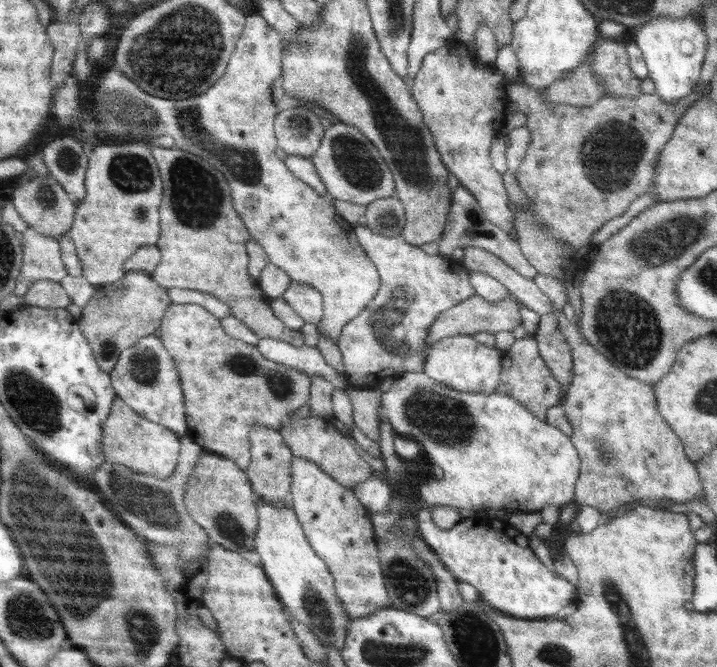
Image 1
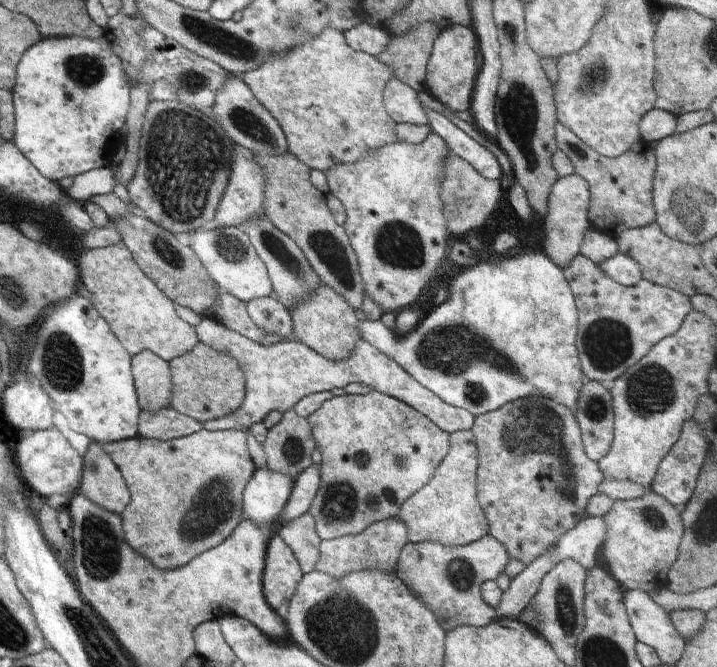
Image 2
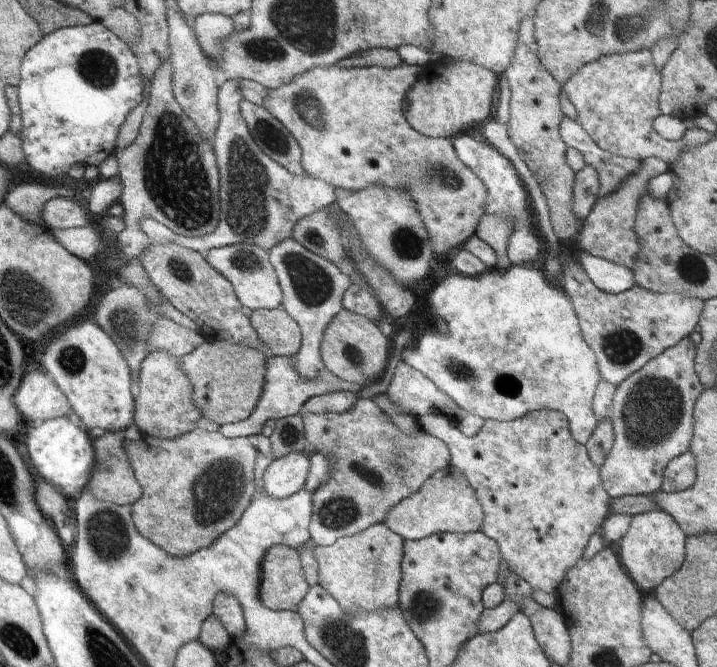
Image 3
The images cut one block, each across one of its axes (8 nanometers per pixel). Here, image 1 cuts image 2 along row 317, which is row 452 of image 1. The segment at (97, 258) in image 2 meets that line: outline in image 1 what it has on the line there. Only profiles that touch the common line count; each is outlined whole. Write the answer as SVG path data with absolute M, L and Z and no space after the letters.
M116 396L102 427L102 452L104 452L106 462L130 467L132 471L140 475L166 479L174 473L178 453L180 453L180 437L168 430L166 426L150 422L134 412L121 398Z

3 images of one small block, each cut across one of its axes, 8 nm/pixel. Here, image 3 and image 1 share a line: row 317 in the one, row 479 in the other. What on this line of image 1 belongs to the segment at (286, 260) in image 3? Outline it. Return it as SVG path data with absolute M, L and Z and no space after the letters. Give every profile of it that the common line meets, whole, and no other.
M297 456L292 457L290 479L292 483L292 485L290 485L289 491L290 505L292 509L296 511L296 516L300 521L304 535L308 539L310 546L312 546L312 550L314 550L314 552L316 552L316 554L318 554L318 556L324 560L326 568L328 568L330 574L332 574L332 578L334 578L334 590L336 590L335 596L339 599L342 608L346 610L348 618L366 618L366 614L374 614L374 612L378 612L378 610L384 610L386 606L391 606L388 592L386 590L386 584L384 582L384 576L382 576L381 566L378 562L377 541L375 535L373 534L372 524L370 522L366 507L359 501L353 492L347 488L347 486L336 482L334 478L331 478L328 474L324 473L314 462L310 462L305 458L300 458Z

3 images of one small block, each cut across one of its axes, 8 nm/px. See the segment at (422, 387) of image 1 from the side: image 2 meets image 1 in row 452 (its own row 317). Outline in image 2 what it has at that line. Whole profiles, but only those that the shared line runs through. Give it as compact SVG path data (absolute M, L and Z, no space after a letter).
M526 252L526 254L511 254L496 262L476 262L464 272L460 272L452 280L448 291L448 299L436 307L436 309L424 319L419 321L418 326L409 333L398 334L386 328L381 320L360 321L358 323L359 335L364 341L368 341L372 346L378 348L387 357L395 360L400 368L403 368L414 380L417 380L424 388L431 390L438 398L441 398L449 405L467 410L474 416L480 416L488 411L495 411L506 403L523 399L526 397L546 397L556 401L558 404L569 408L573 413L577 412L577 404L580 391L586 384L587 378L581 369L579 352L575 345L575 338L578 326L578 313L575 305L575 298L570 290L568 281L564 276L562 268L554 261L540 252Z

